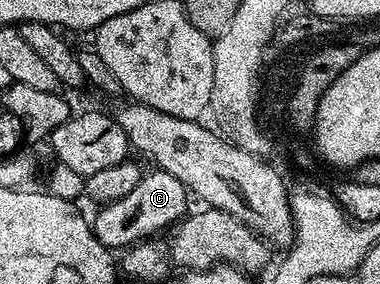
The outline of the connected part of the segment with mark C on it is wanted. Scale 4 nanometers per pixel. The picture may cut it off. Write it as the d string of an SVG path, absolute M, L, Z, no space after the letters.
M156 168L154 172L145 173L140 183L132 188L131 193L124 198L109 201L101 205L102 208L92 216L92 227L96 238L105 248L117 250L125 249L147 239L150 234L167 226L172 226L183 219L190 206L189 189L183 186L178 178L168 174L167 171Z

